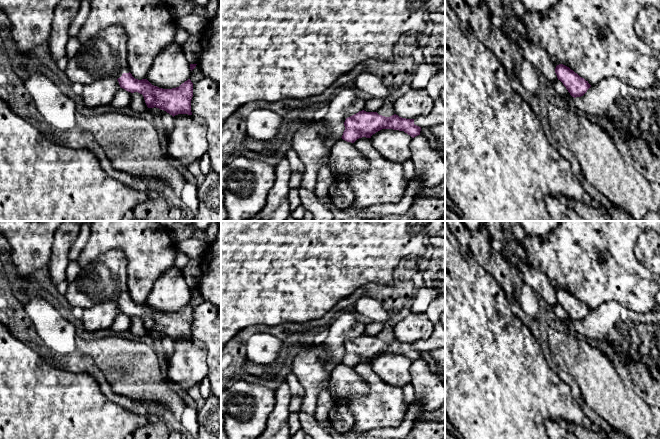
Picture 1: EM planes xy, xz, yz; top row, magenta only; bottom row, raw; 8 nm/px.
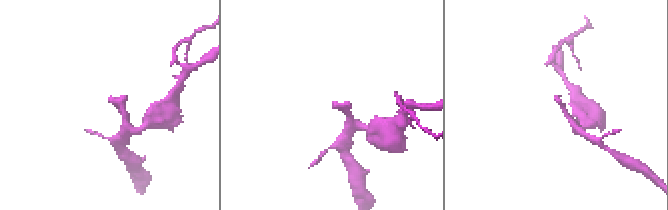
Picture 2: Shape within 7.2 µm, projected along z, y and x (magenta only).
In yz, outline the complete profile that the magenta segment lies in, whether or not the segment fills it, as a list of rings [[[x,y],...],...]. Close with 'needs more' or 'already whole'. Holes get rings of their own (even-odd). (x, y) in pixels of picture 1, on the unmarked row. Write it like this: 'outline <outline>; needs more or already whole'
outline [[[563,288],[556,290],[555,297],[574,322],[583,320],[591,311],[588,305]]]; already whole

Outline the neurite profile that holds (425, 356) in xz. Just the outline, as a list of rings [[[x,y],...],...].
[[[421,351],[420,359],[425,361],[428,365],[429,371],[445,384],[445,374],[435,365],[435,362],[429,354],[429,351]]]

